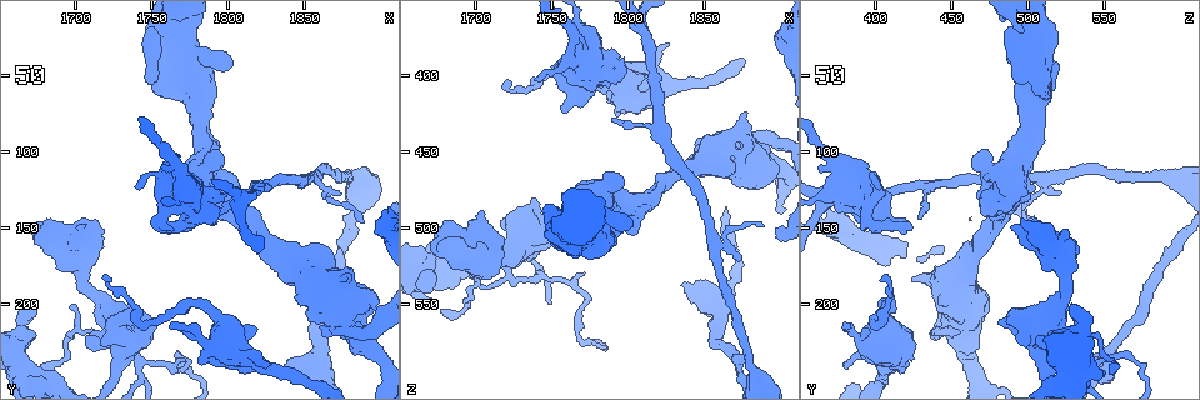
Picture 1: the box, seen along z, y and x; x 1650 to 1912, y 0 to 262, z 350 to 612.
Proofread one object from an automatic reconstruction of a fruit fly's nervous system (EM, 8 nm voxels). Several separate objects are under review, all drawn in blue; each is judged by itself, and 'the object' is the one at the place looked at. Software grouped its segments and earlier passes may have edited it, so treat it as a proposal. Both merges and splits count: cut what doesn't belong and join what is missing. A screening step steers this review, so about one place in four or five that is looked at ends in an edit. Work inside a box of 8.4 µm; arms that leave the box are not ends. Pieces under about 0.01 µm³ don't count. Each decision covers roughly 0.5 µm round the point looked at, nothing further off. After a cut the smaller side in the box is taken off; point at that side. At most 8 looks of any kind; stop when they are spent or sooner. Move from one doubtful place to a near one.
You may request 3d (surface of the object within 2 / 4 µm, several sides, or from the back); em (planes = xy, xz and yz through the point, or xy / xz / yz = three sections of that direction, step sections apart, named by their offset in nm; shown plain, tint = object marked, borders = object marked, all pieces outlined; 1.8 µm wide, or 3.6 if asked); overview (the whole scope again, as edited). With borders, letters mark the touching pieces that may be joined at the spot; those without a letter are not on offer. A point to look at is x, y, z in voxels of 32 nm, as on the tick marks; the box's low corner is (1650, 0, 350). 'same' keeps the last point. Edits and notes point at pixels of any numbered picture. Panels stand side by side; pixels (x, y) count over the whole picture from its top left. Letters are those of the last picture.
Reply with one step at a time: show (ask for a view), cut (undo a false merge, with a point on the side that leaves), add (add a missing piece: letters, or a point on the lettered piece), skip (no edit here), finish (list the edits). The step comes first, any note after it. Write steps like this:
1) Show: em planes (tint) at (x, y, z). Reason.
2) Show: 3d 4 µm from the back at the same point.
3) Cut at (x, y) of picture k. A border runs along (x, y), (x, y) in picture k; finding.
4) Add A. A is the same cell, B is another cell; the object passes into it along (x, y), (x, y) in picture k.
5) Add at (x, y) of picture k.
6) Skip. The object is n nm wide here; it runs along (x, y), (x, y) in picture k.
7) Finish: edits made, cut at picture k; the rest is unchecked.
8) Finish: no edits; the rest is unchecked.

Show: em xy step 4 (tint) at (1674, 154, 516). Abrupt turn.

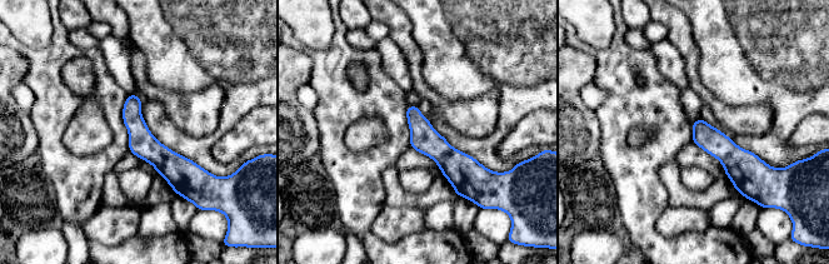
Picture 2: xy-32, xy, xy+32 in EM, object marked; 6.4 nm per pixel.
Show: em planes (borders) at the same point. Another direction.

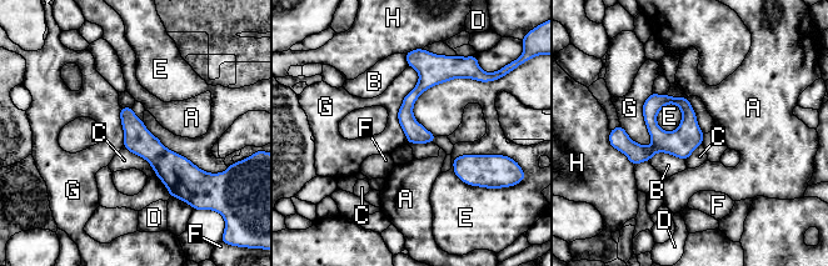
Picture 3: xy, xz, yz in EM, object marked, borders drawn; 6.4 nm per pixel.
Skip. The longest contact is with E, 500 nm; A, B, C, D, E, F, G and H are other cells; it runs along (123, 110), (171, 169), (195, 171) in picture 3; continuous, no second neuron.

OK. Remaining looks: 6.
Show: em planes (borders) at (1722, 210, 516). Branch point.

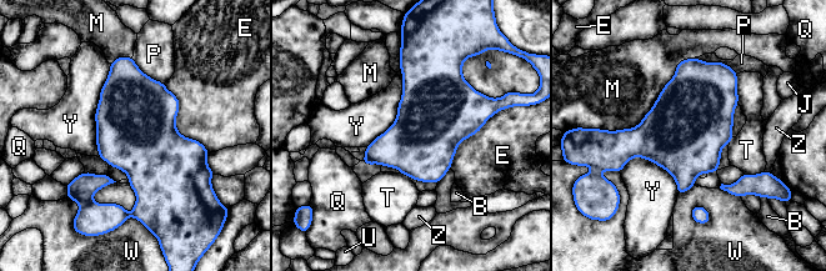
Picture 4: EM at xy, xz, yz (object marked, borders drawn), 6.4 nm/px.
Cut at (81, 189) of picture 4. B, E, J, M, P, Q, T, U, W, Y and Z are other cells; a border runs along (91, 200), (80, 204) in picture 4; two neurons meet here.

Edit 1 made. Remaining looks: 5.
Show: em 3.6 µm planes (borders) at (1754, 150, 424). An open end.

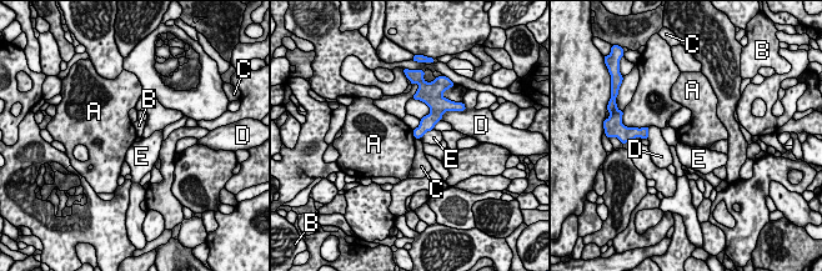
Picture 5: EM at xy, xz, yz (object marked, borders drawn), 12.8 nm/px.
Skip. The object is 140 nm wide here; A, B, C, D and E are other cells; a border runs along (412, 130), (415, 139) in picture 5; none of them fits.

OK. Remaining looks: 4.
Show: em planes (borders) at (1770, 216, 392). Thin end.

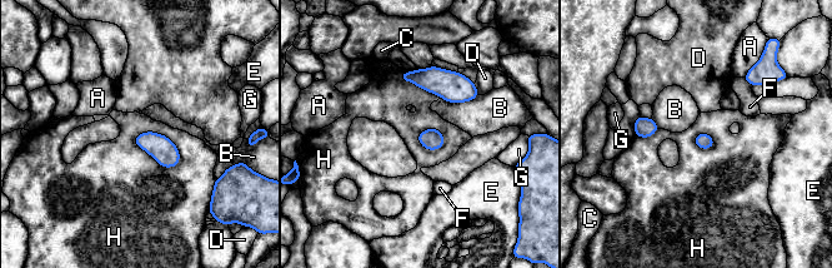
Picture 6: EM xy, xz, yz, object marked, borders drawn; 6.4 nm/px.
Skip. The longest contact is with H, 340 nm; A, B, C, D, E, F, G and H are other cells; no lettered piece goes on from it.

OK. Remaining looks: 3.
Finish: edits made, cut at picture 4; the rest is unchecked.

